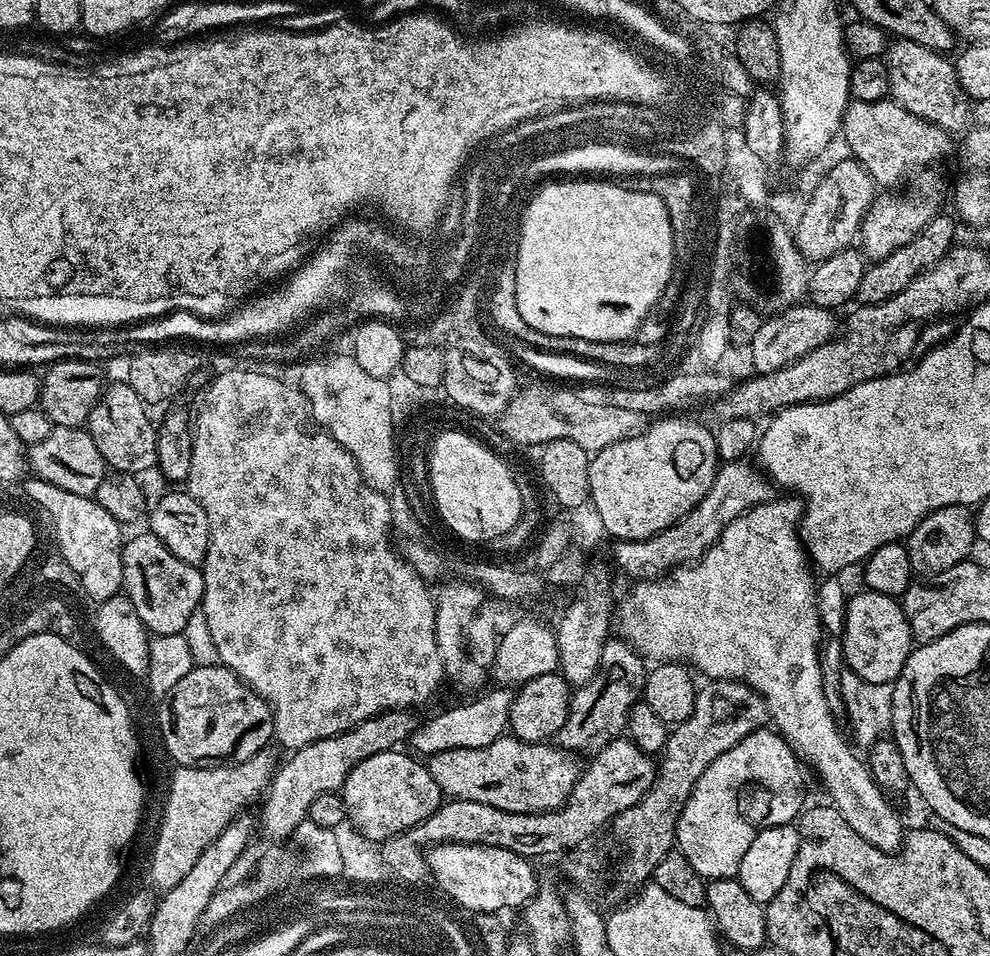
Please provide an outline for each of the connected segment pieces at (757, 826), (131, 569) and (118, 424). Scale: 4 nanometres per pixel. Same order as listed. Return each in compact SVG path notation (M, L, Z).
M765 726L706 766L676 823L675 847L700 877L705 881L739 877L742 854L750 850L756 835L763 828L793 823L801 815L805 769L799 763L792 745Z
M151 531L127 541L122 554L122 592L133 602L138 615L153 637L183 633L190 616L197 612L204 599L204 573L195 564L174 558Z
M127 382L109 383L88 416L86 431L94 438L94 444L102 454L105 465L117 472L135 476L157 465L157 429L148 417L149 409L142 398L134 394Z

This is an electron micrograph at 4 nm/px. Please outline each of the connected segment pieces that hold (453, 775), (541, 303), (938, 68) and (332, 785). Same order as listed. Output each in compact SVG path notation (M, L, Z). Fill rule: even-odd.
M505 734L490 742L490 746L442 750L427 757L426 767L441 793L453 800L483 802L511 812L552 812L568 801L580 779L582 768L575 759L571 751L551 743L531 744Z
M604 178L565 179L563 184L554 186L553 190L545 193L544 197L534 205L534 210L528 211L528 225L526 225L526 234L522 234L522 246L514 248L514 255L516 255L514 273L518 313L526 323L533 326L534 330L559 333L570 338L597 340L598 342L631 341L641 325L651 317L648 315L651 314L652 307L658 302L661 303L675 265L674 238L667 208L661 198L655 197L652 193L639 192L631 186L624 185L623 188L620 184L607 184L607 182L609 181Z
M896 38L887 45L882 59L888 71L891 99L907 112L945 130L960 128L964 123L969 123L970 98L960 88L953 61L947 55L932 51L916 41Z
M389 710L381 712L378 716L366 718L366 722L358 722L358 726L354 726L345 732L339 732L333 736L322 738L318 742L310 742L310 746L302 746L295 749L291 753L292 756L288 761L281 763L277 767L276 774L269 784L266 795L263 797L260 808L260 820L258 816L258 824L264 827L264 832L269 841L284 842L288 838L295 837L296 828L304 820L308 819L308 811L310 810L310 802L314 802L314 798L318 798L318 794L326 794L327 792L340 792L344 787L344 779L350 774L350 770L354 770L354 766L358 766L358 762L366 762L366 758L374 758L374 754L382 754L383 752L391 752L399 749L400 744L409 739L412 733L418 727L417 713L412 710Z

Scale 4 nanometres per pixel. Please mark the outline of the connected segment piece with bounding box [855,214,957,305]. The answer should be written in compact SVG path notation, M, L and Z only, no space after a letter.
M938 214L914 239L906 242L906 246L898 246L898 250L886 258L869 263L862 274L862 282L858 282L855 299L860 300L861 305L886 302L894 298L894 294L906 290L906 286L910 286L910 282L914 282L914 278L918 278L926 269L934 267L954 244L952 239L956 236L957 221L949 216Z

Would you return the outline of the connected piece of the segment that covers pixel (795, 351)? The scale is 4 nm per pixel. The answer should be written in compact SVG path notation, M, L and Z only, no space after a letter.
M801 302L783 312L769 315L763 319L760 328L748 345L750 360L758 374L773 373L788 364L793 364L800 357L804 357L810 350L822 346L827 340L833 339L838 332L838 320L835 311L820 308L811 302Z

